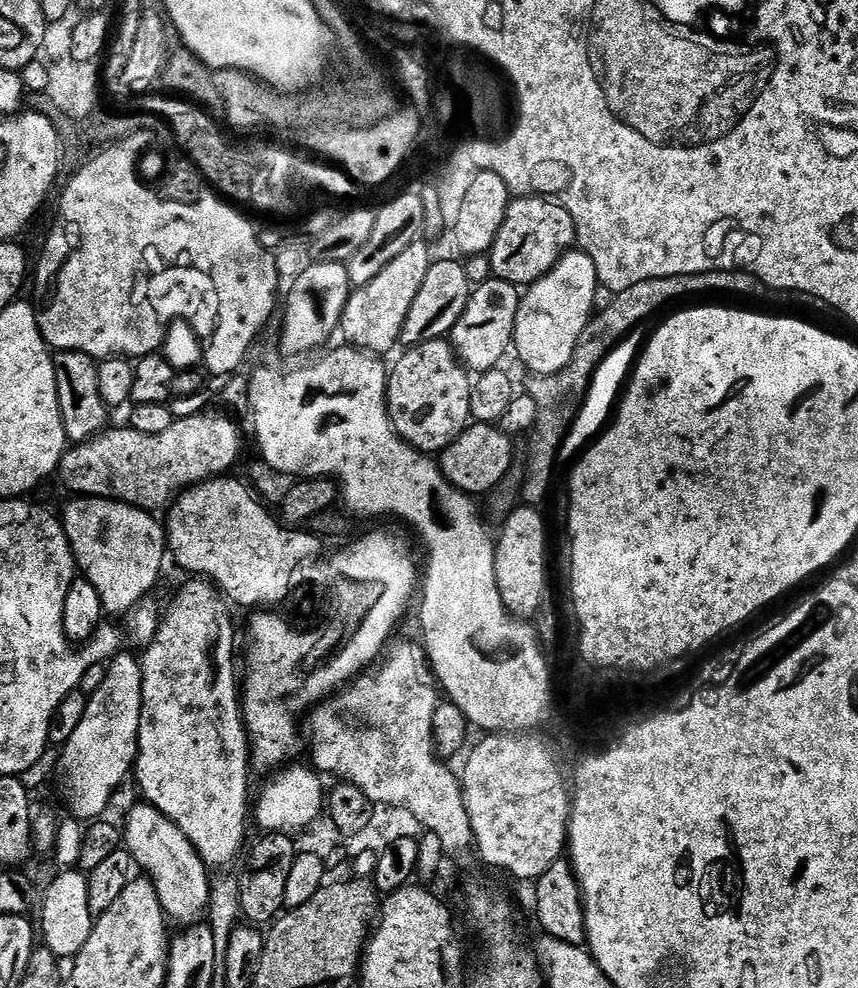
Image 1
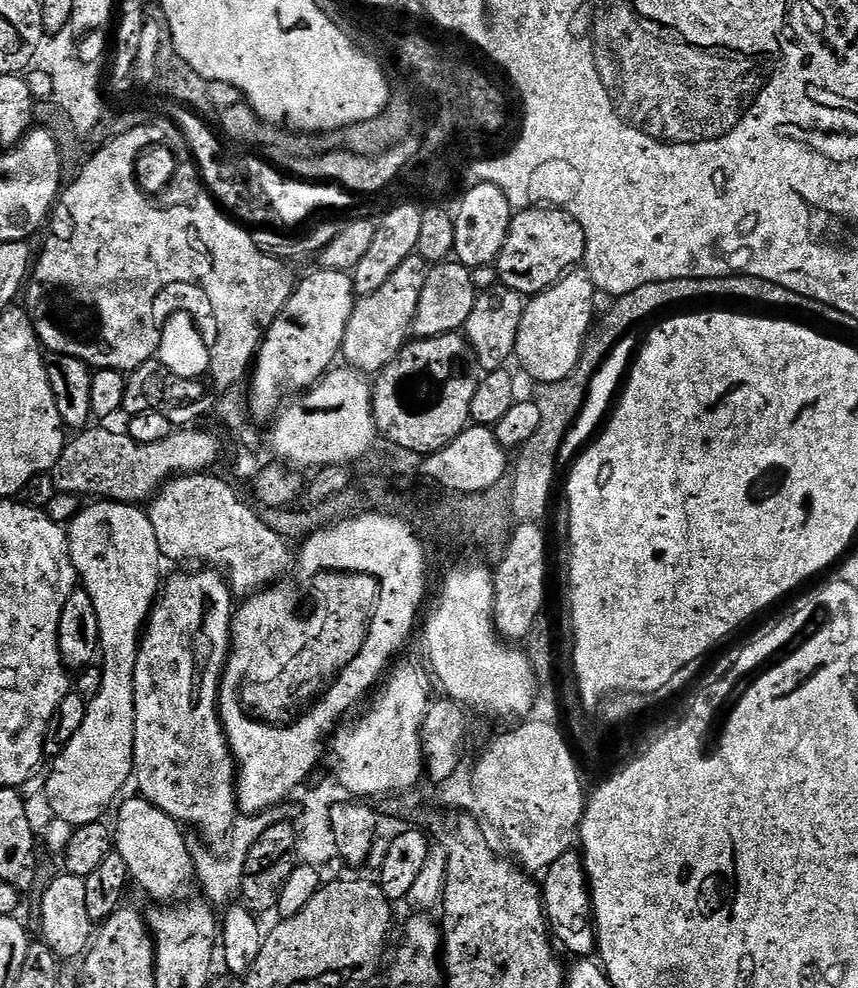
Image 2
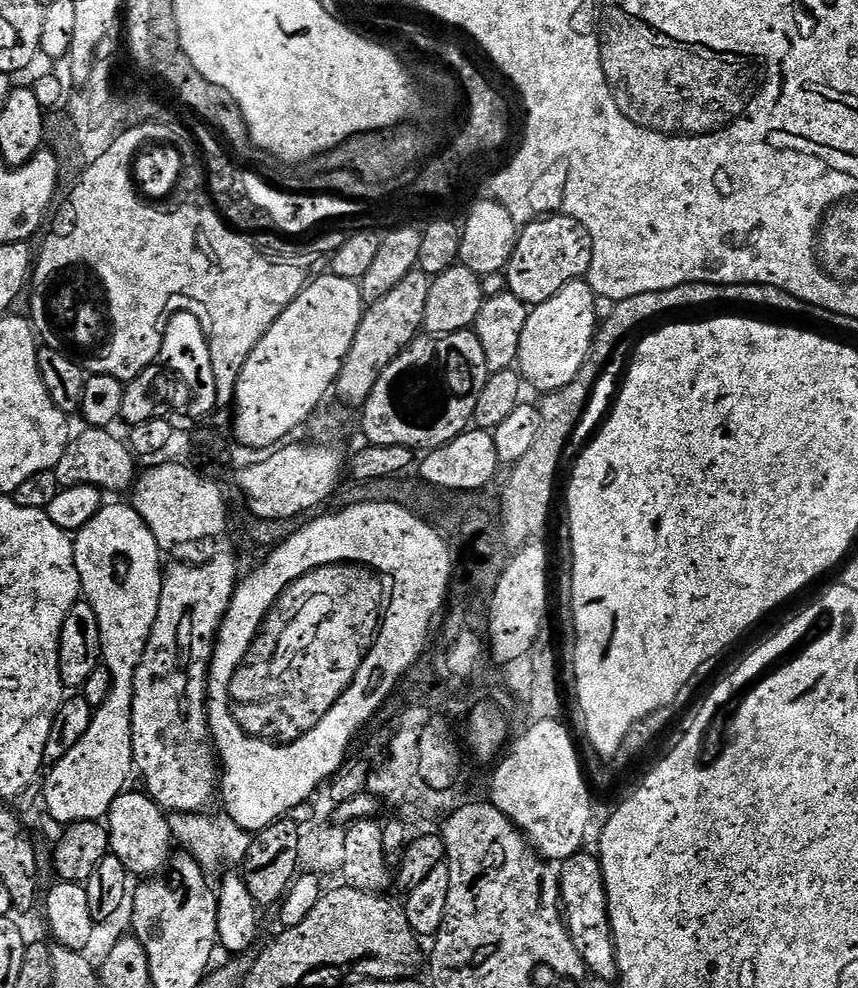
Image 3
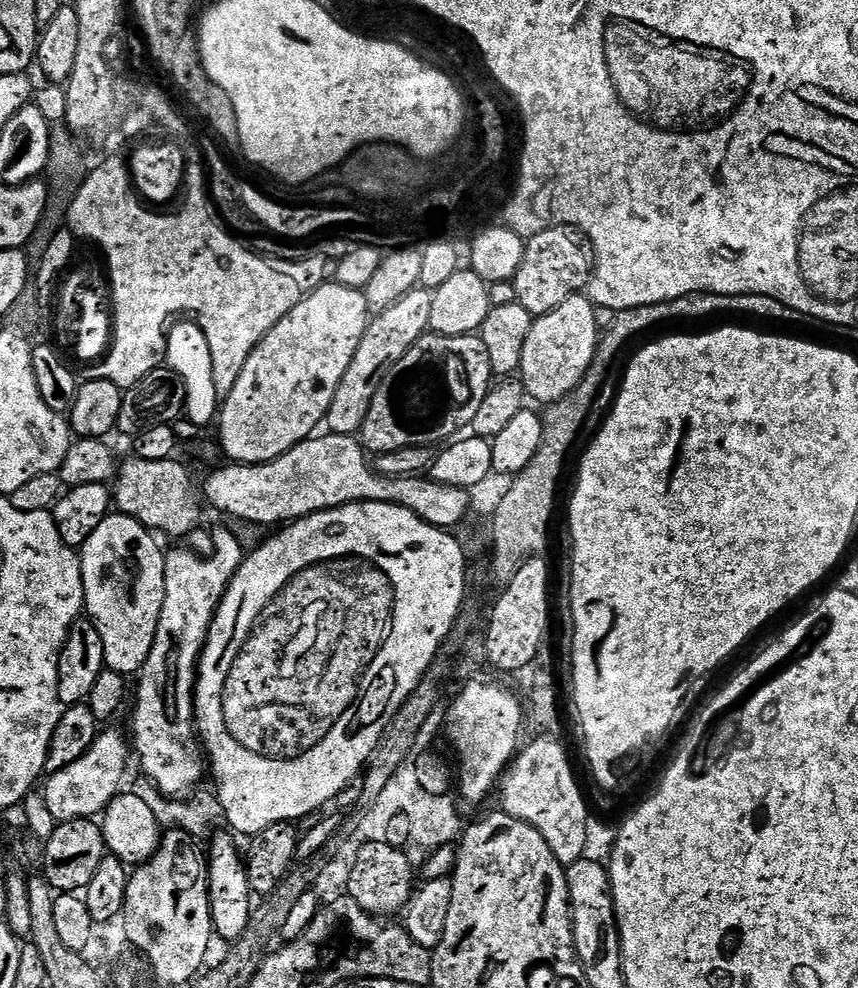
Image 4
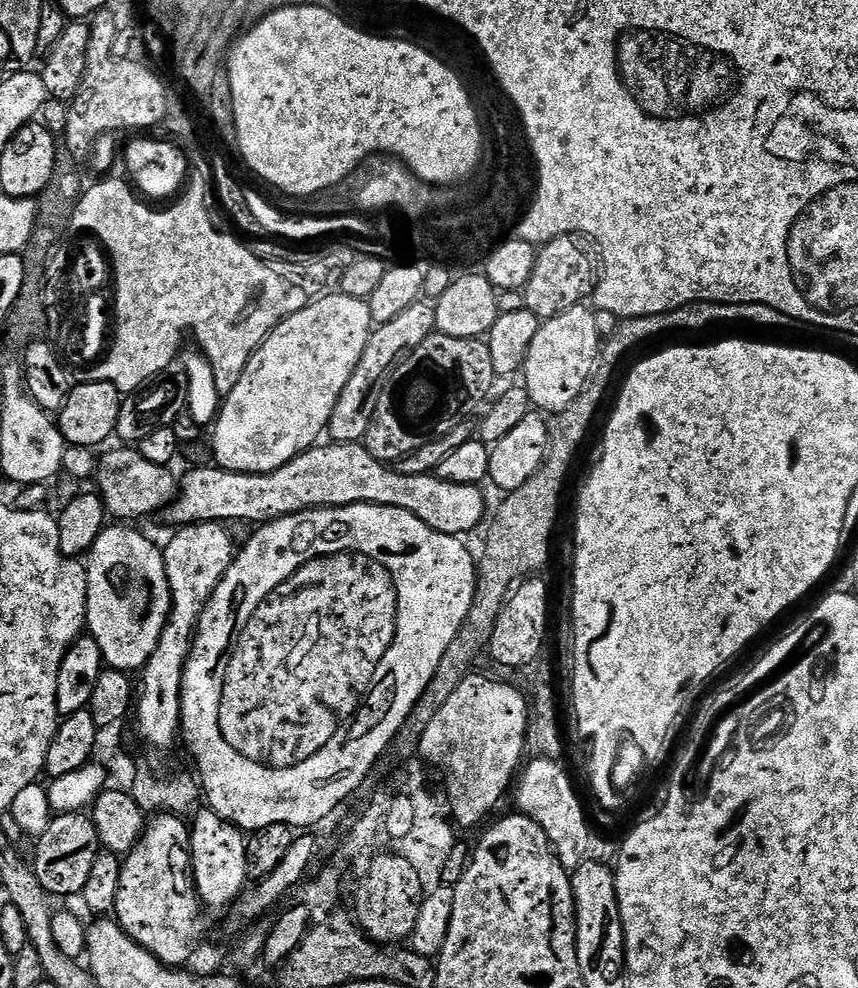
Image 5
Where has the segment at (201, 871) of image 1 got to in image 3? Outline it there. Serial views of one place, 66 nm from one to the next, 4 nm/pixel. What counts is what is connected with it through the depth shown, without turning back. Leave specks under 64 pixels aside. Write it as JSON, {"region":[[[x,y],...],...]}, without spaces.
{"region":[[[125,790],[114,798],[106,817],[111,855],[117,856],[136,878],[152,878],[165,871],[174,852],[174,839],[165,809],[143,791]]]}

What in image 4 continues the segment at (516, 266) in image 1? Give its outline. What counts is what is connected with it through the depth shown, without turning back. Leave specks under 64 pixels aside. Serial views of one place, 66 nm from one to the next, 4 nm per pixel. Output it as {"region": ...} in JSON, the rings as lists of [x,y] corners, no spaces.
{"region":[[[567,226],[547,228],[527,237],[522,266],[518,266],[511,283],[517,290],[517,303],[526,306],[535,318],[550,314],[550,310],[556,310],[572,296],[581,295],[593,271],[594,257],[586,233]]]}

